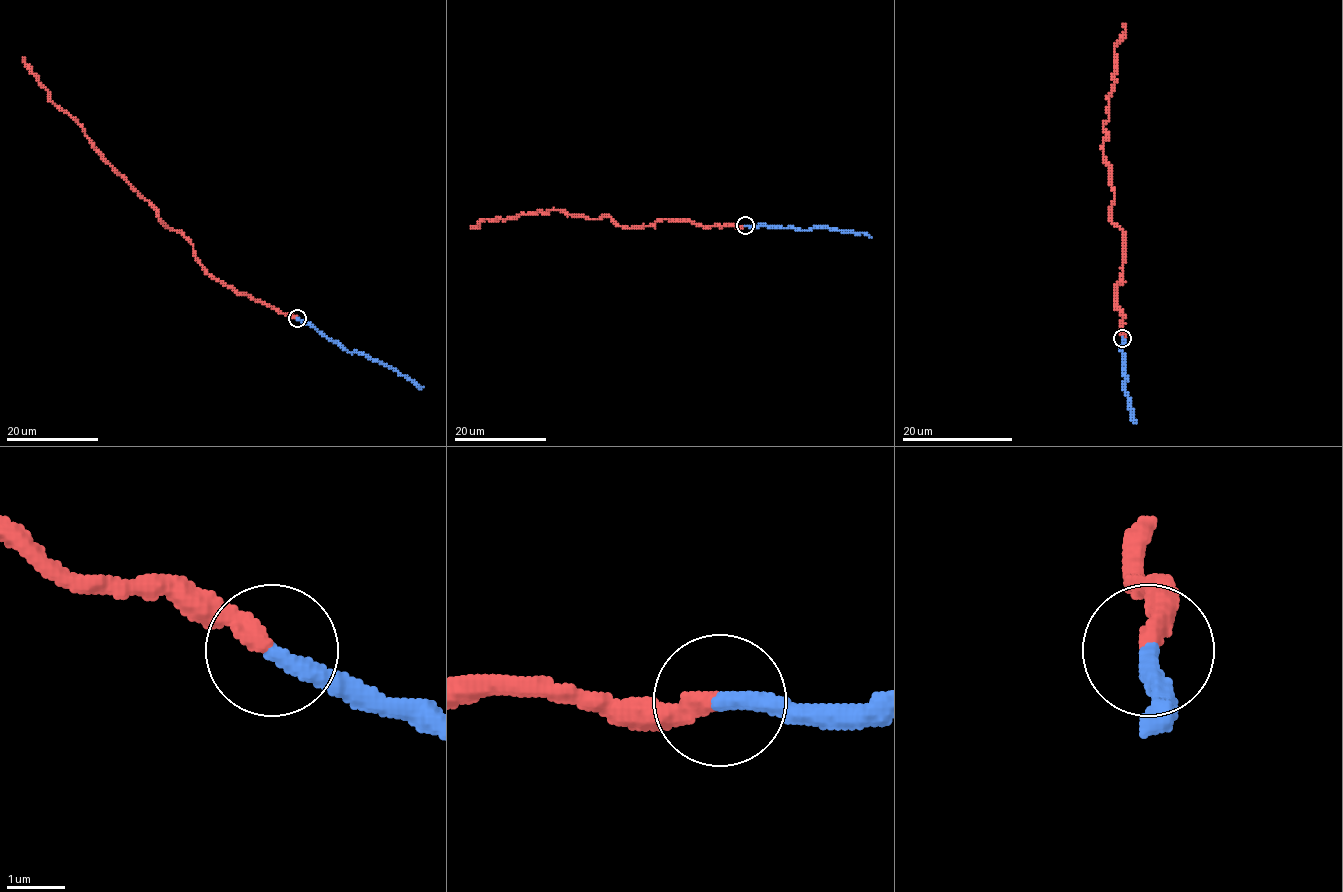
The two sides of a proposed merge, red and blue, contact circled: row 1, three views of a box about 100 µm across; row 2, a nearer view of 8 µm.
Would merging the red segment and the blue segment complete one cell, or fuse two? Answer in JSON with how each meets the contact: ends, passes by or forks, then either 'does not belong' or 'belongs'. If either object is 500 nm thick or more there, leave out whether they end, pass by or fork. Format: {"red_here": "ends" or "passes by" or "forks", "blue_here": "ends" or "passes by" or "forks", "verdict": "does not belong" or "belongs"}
{"red_here": "ends", "blue_here": "ends", "verdict": "belongs"}

